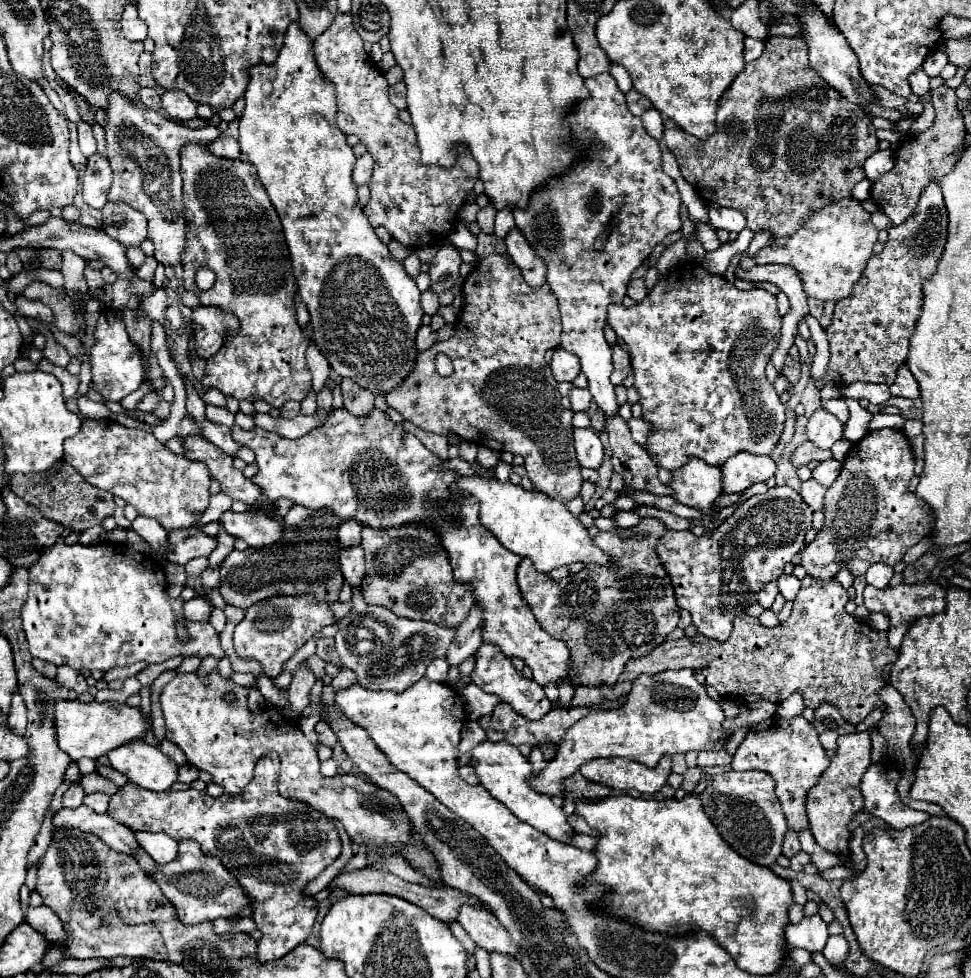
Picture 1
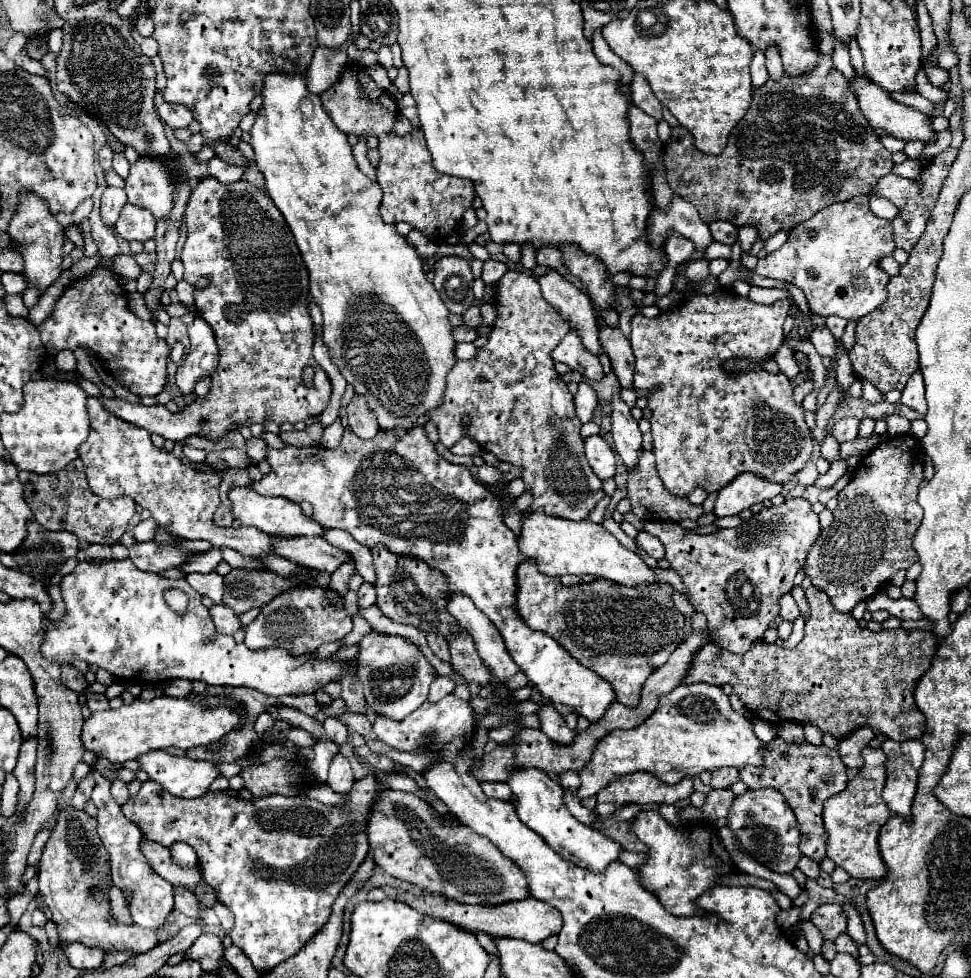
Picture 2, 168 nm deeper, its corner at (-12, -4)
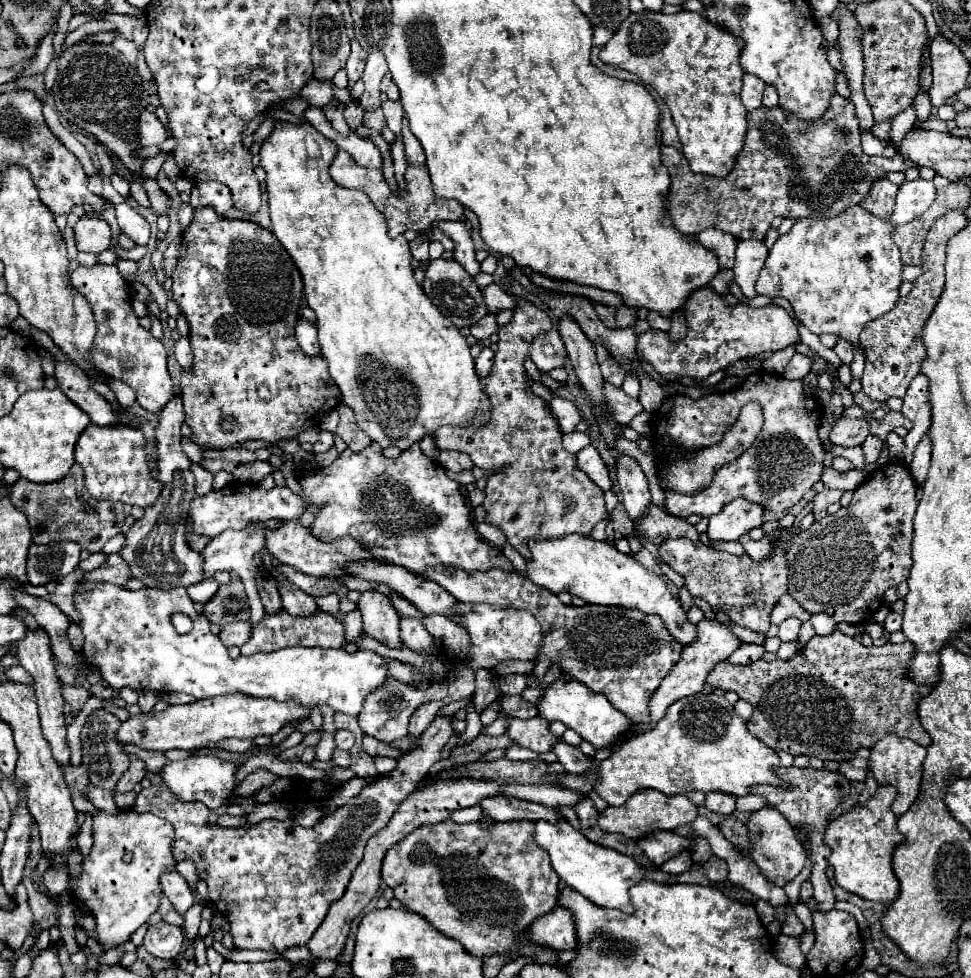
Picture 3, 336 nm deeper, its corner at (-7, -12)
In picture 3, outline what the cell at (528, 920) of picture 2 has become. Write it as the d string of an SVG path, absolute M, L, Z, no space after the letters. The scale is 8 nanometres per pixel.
M564 908L538 918L530 930L528 938L536 944L544 944L556 950L574 950L576 948L576 924L572 914Z

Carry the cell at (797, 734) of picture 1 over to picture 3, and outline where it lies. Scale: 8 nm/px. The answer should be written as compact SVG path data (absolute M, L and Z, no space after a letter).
M778 768L776 770L778 776L788 782L792 788L772 788L772 786L758 786L752 788L752 794L760 794L764 796L770 806L776 806L780 814L784 814L790 824L800 826L802 834L810 834L810 852L812 852L812 862L814 862L814 870L812 870L812 886L814 886L814 900L818 902L818 910L820 912L830 912L834 910L834 894L832 894L832 886L826 878L826 866L828 866L828 856L830 856L830 848L824 844L824 830L826 830L826 818L828 814L840 804L840 800L850 792L850 782L836 772L830 770L814 770L814 768Z

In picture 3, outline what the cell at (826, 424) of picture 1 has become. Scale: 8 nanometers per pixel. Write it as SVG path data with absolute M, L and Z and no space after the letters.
M842 416L830 430L830 440L838 446L860 446L870 434L868 418L846 418Z

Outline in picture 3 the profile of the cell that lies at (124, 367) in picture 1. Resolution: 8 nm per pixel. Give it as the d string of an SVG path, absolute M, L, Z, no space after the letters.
M96 264L92 268L78 266L70 274L72 286L84 294L84 298L90 302L98 334L96 342L92 346L92 360L94 364L104 370L106 376L120 380L136 390L138 404L148 412L160 412L164 404L168 404L172 398L178 396L174 390L174 384L170 380L170 374L166 370L166 350L160 340L156 340L150 330L144 330L140 326L140 318L132 310L132 290L130 284L120 276L116 266L104 266Z

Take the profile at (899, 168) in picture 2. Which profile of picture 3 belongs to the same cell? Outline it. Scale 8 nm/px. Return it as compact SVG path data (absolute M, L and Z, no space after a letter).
M922 178L914 182L904 182L896 198L894 214L888 220L894 228L906 224L924 214L934 204L934 200L936 200L936 188L932 182L926 182Z

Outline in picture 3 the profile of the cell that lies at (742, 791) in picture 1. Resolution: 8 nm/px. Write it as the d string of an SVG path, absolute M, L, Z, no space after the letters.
M762 808L758 812L752 812L752 818L746 824L746 828L754 844L750 856L770 882L774 882L776 886L786 886L790 880L794 880L796 874L800 874L800 870L806 864L806 850L796 838L790 822L776 808Z

